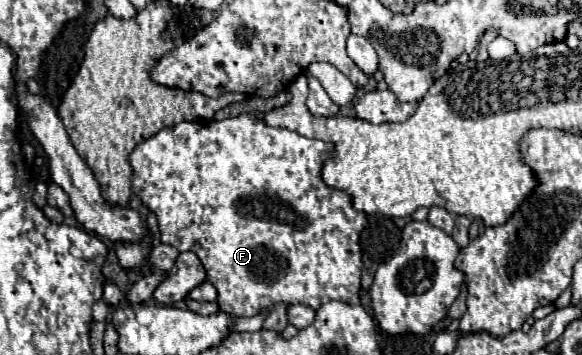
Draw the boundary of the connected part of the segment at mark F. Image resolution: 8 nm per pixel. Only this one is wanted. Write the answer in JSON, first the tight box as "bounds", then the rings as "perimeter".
{"bounds":[130,115,368,317],"perimeter":[[[240,115],[234,119],[224,121],[210,121],[210,123],[180,123],[170,129],[162,129],[160,133],[144,139],[136,149],[130,153],[132,165],[132,193],[136,193],[142,203],[158,217],[158,227],[162,235],[162,243],[176,247],[178,251],[194,251],[206,269],[206,281],[212,283],[218,291],[218,305],[224,313],[232,317],[254,317],[262,311],[270,313],[278,303],[284,305],[322,305],[328,299],[344,301],[348,305],[360,305],[360,275],[362,275],[362,247],[360,247],[360,233],[368,227],[366,213],[356,211],[350,203],[350,197],[342,191],[330,189],[320,179],[320,167],[324,159],[332,153],[332,145],[324,141],[306,139],[298,133],[280,127],[268,127],[260,121],[258,115]]]}

